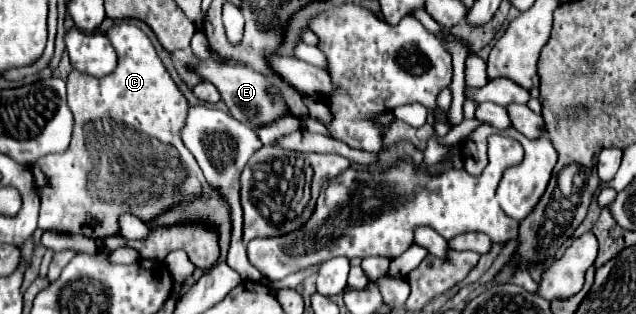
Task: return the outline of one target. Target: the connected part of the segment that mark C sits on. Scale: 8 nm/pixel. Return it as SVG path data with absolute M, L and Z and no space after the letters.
M131 23L115 25L109 29L107 37L117 49L117 69L101 79L85 73L69 75L67 101L75 117L71 143L67 151L45 155L33 165L41 197L39 229L43 231L81 233L95 239L117 235L121 213L131 213L141 221L151 221L167 207L185 199L195 199L201 189L207 189L201 167L181 141L181 129L189 105L157 57L149 37Z

